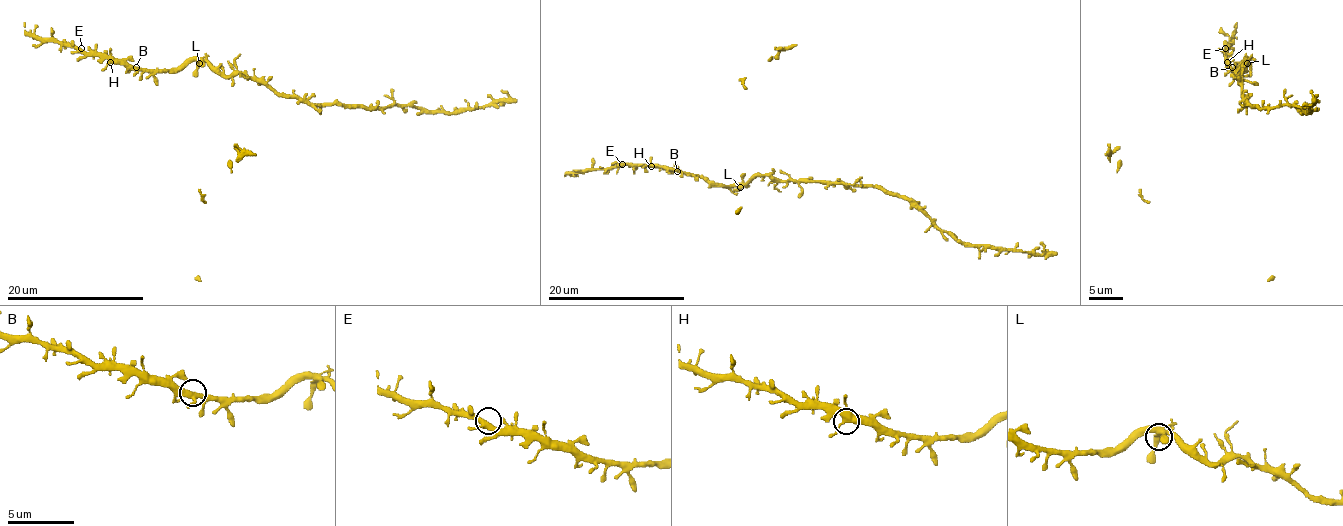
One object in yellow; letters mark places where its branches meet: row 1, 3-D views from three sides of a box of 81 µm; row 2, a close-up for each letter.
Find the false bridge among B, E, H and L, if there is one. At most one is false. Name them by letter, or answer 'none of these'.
none of these

